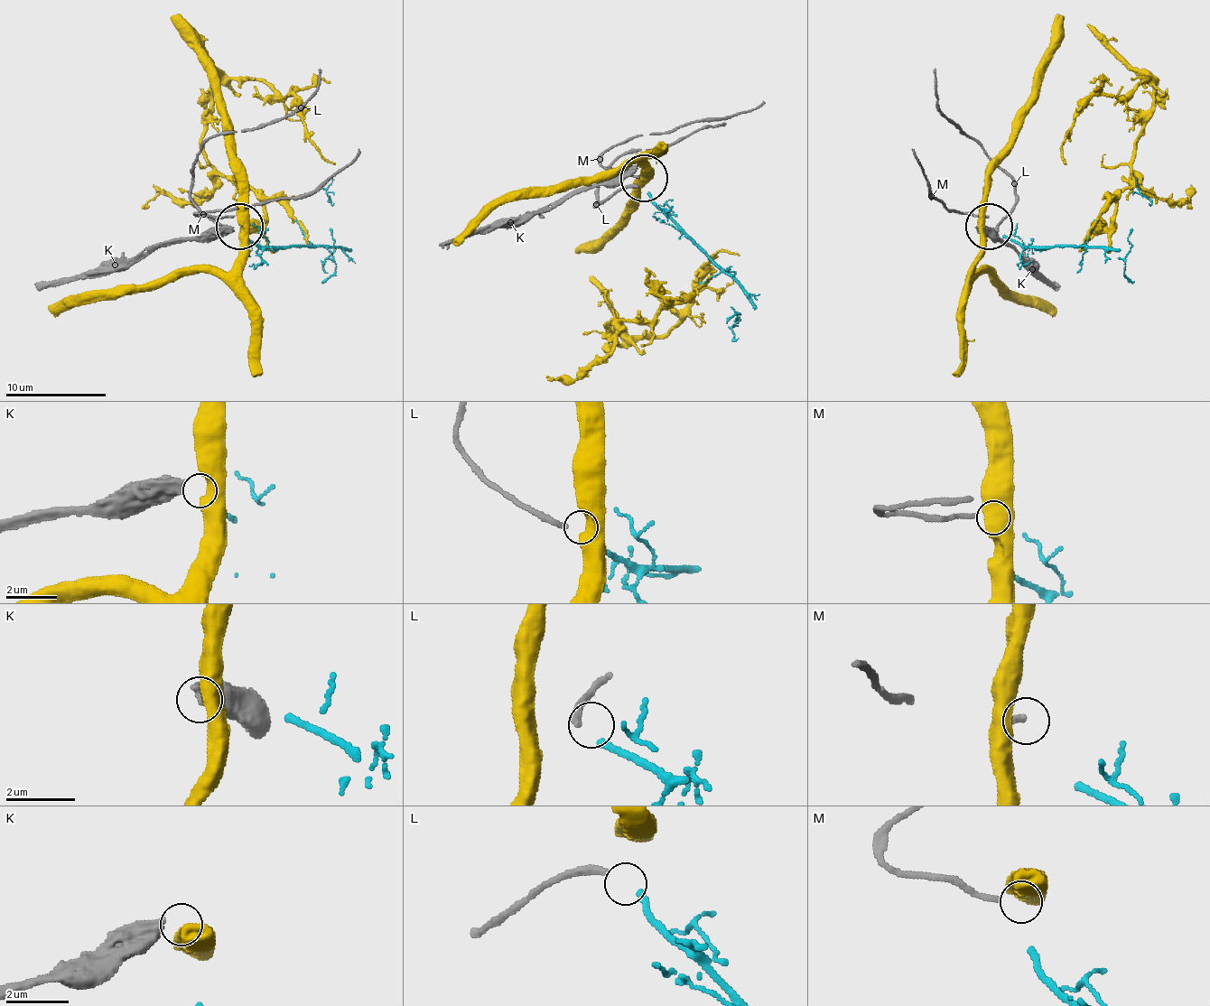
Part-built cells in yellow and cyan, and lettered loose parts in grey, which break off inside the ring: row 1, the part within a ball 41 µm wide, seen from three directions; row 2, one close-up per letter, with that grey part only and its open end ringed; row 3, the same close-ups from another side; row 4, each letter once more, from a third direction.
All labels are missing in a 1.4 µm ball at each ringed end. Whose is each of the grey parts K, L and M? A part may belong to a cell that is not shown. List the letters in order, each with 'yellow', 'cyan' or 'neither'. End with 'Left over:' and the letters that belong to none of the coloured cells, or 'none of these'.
K: neither
L: cyan
M: neither
Left over: K, M

